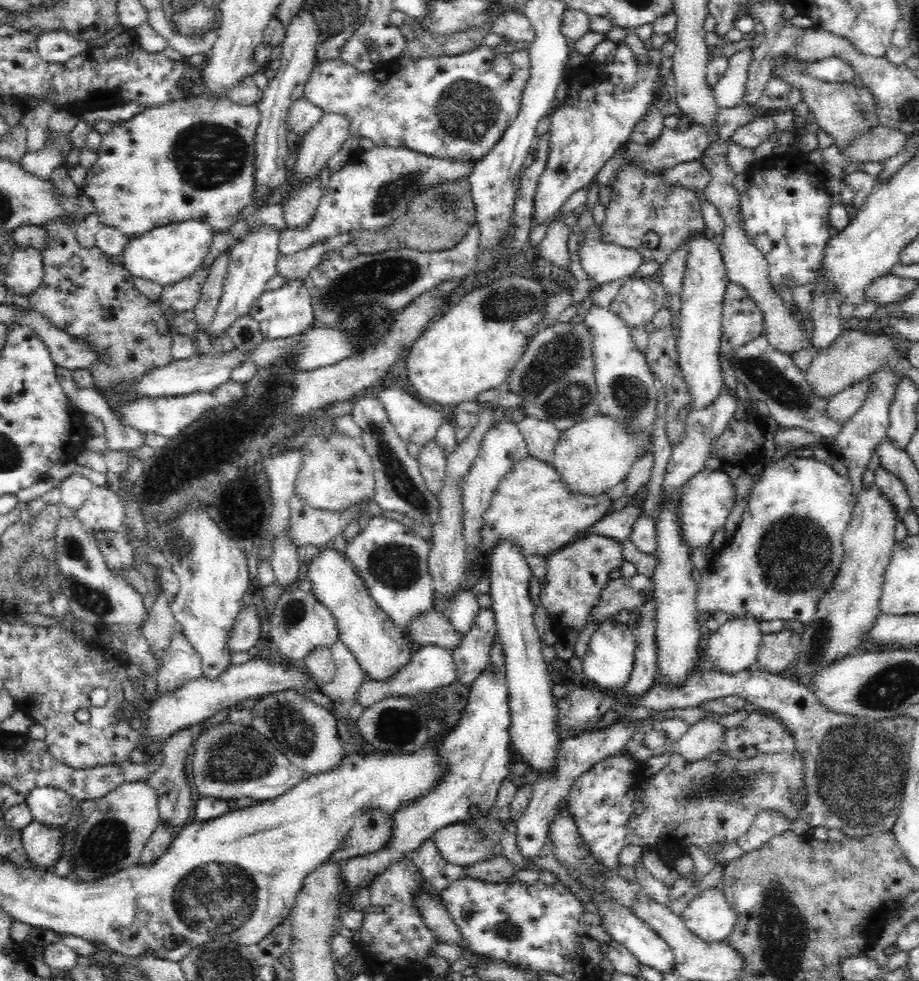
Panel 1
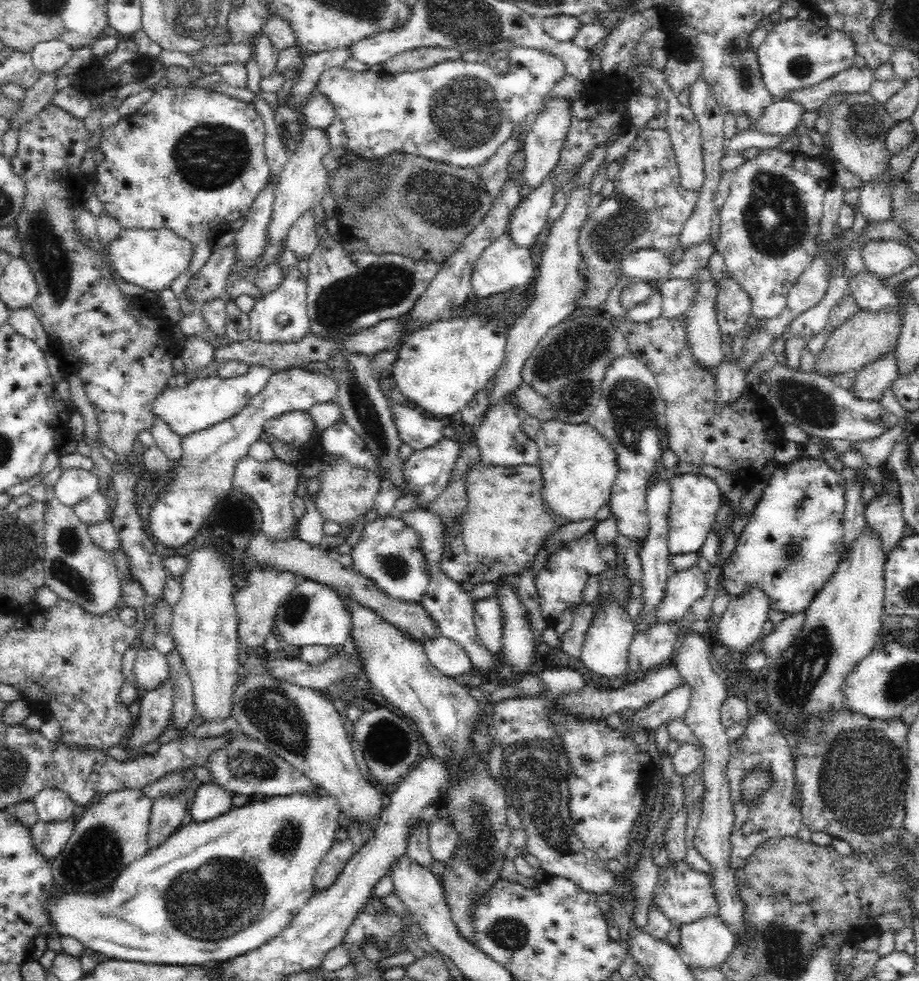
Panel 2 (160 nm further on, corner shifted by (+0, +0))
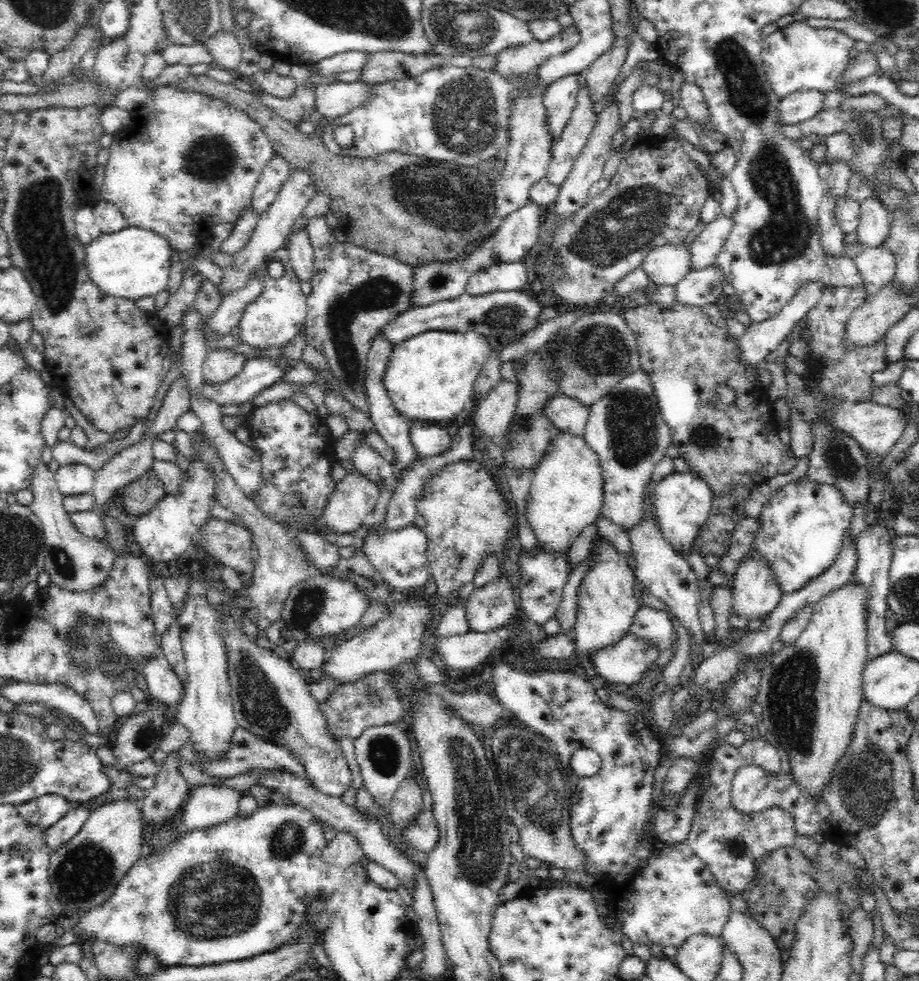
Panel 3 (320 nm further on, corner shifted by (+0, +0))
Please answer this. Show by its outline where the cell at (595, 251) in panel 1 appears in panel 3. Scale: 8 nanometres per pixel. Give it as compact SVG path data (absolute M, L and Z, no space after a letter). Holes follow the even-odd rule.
M668 244L654 248L642 260L642 270L650 279L652 287L674 286L690 271L690 250L687 244Z

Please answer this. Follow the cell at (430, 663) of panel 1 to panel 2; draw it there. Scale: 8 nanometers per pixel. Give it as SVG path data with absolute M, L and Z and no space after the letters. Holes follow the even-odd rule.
M440 635L422 642L422 648L436 671L448 679L454 679L474 670L470 658L463 648L448 637Z

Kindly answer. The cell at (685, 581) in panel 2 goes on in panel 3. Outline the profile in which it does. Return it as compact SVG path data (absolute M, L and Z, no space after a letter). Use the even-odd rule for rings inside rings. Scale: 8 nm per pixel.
M640 607L633 616L630 632L640 639L654 643L660 652L669 647L674 632L674 620L665 610L655 612L650 607Z

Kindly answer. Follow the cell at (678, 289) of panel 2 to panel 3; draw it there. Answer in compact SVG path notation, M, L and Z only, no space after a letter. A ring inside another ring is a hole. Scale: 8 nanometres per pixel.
M717 264L702 270L688 271L674 285L675 302L696 308L712 304L723 293L720 283L722 277Z

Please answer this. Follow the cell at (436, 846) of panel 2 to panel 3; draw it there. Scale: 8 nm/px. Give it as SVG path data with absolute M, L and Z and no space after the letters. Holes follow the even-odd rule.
M424 810L403 835L412 848L427 854L436 848L438 840L440 840L440 833L440 825L433 812Z

